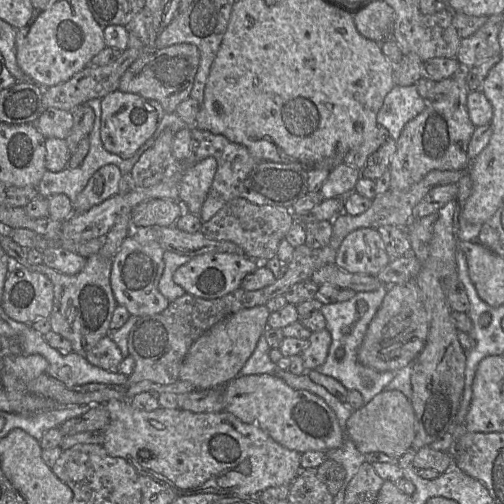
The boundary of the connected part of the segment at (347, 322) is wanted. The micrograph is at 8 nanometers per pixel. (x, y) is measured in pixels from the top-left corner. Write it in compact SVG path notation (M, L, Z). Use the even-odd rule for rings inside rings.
M386 286L373 291L361 291L344 302L323 304L320 312L326 320L326 329L331 334L331 345L325 362L315 370L338 380L348 390L357 390L363 397L363 404L370 402L383 390L399 390L409 399L412 396L411 373L414 360L397 371L379 372L362 365L358 361L358 349L367 327L380 307L387 292Z

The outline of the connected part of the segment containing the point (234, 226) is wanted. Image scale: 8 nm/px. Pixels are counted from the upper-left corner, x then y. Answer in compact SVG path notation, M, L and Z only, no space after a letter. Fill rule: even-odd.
M237 197L226 201L223 207L208 221L203 222L200 231L208 238L230 241L240 246L245 256L255 260L269 260L277 257L279 243L296 221L291 209L279 205L266 205Z

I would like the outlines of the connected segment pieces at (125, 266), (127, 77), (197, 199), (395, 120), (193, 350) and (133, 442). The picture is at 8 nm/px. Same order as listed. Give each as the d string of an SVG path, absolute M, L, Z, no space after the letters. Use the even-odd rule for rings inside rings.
M129 235L113 257L110 275L111 287L118 304L125 306L131 316L145 317L164 311L170 301L159 291L166 250L157 242L139 242Z
M189 43L143 53L121 77L118 91L155 100L161 104L165 113L174 112L182 101L190 97L200 60L199 49Z
M207 157L184 172L179 187L179 199L185 204L188 212L200 214L217 171L217 165L214 157Z
M415 84L394 85L377 113L377 123L389 131L390 138L397 141L405 124L420 114L427 104Z
M258 305L239 310L214 324L189 348L181 363L179 379L190 382L196 390L206 390L237 377L267 328L269 315L266 305Z
M110 400L105 406L110 414L110 422L103 431L102 446L108 454L127 460L139 475L168 486L178 496L257 496L268 488L290 485L300 472L301 454L278 444L260 428L241 421L229 412L194 413L163 407L144 411L133 407L127 400Z

